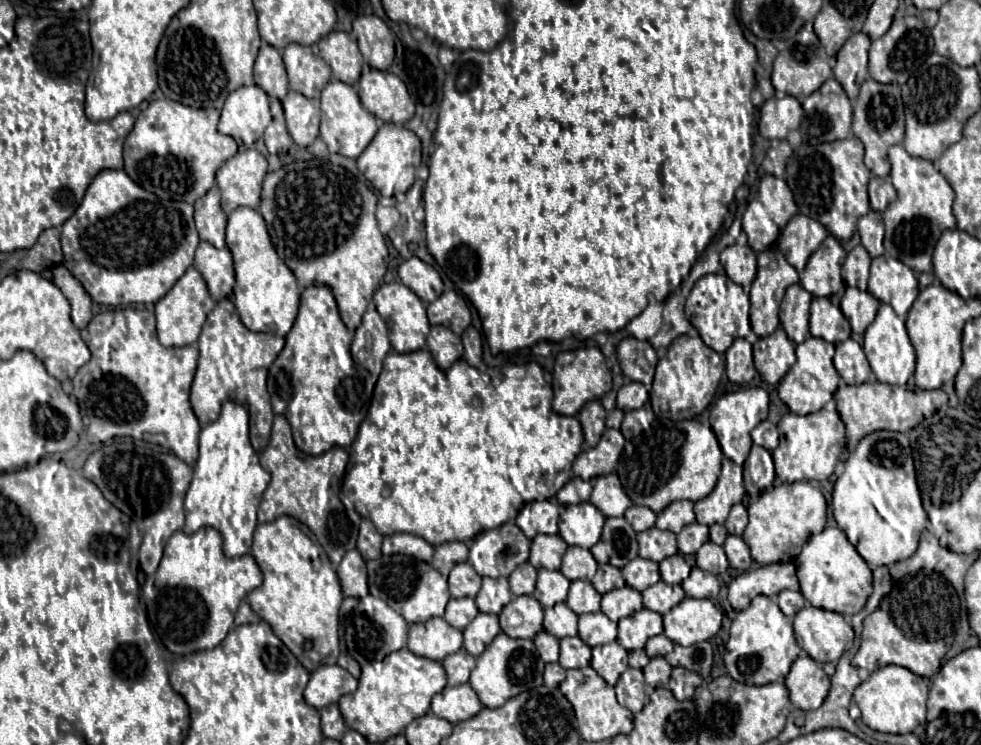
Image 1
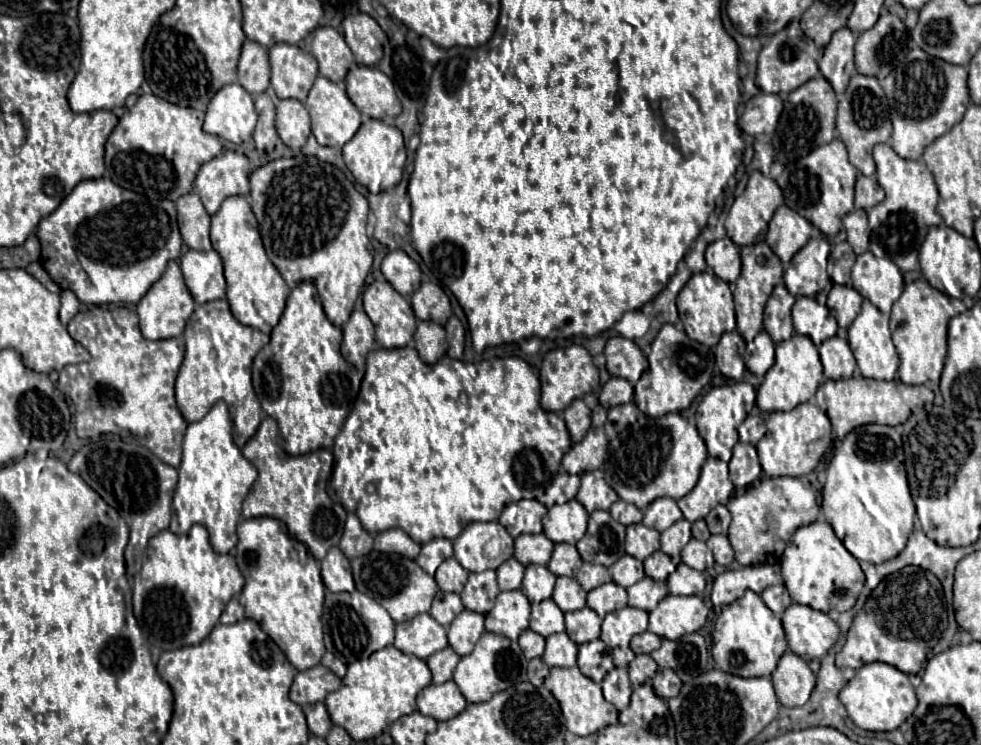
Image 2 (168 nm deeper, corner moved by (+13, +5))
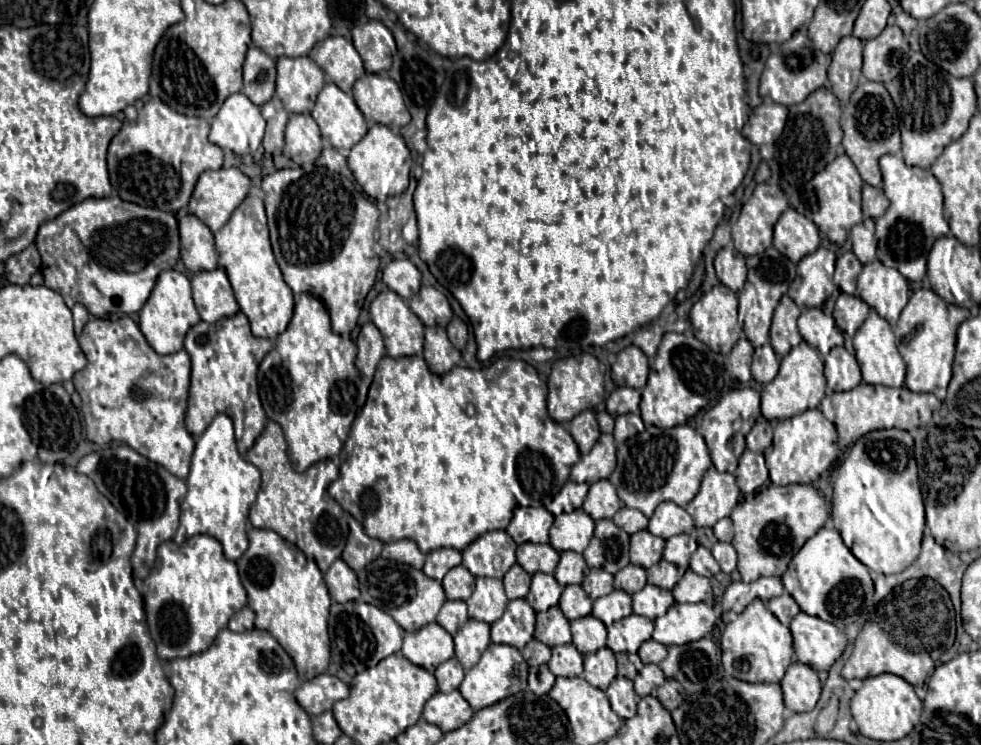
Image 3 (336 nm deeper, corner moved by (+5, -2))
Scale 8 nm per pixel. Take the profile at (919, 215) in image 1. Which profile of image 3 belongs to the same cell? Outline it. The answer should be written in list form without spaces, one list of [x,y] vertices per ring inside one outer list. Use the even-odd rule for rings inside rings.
[[[887,154],[879,160],[883,179],[883,192],[889,198],[887,212],[875,220],[875,234],[879,240],[877,258],[889,268],[899,270],[907,280],[919,282],[925,276],[927,254],[939,236],[949,232],[943,218],[943,194],[941,184],[931,170],[907,166],[899,154]]]

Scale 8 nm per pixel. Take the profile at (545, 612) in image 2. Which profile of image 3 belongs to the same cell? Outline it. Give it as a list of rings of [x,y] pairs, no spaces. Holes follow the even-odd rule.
[[[555,606],[547,612],[537,614],[537,626],[535,626],[535,638],[541,640],[547,646],[559,646],[571,642],[571,630],[569,620],[563,616],[563,612]]]

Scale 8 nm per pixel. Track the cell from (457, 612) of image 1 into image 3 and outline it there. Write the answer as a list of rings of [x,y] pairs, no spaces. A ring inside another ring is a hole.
[[[447,600],[437,616],[437,622],[449,632],[455,634],[465,622],[469,620],[467,616],[467,604],[461,600]]]

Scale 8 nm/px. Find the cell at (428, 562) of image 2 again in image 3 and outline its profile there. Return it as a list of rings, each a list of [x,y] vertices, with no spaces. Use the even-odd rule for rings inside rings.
[[[439,548],[439,550],[433,550],[427,554],[427,560],[425,560],[425,566],[423,566],[423,572],[435,580],[443,580],[443,576],[461,564],[461,552],[459,550],[453,550],[453,548]]]

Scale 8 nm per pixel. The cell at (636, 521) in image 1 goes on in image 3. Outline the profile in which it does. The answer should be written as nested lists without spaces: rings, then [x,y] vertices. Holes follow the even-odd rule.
[[[623,506],[623,508],[613,516],[613,522],[615,522],[619,528],[623,528],[627,534],[635,534],[635,532],[647,528],[647,518],[645,518],[645,514],[641,514],[639,510],[627,508],[627,506]]]

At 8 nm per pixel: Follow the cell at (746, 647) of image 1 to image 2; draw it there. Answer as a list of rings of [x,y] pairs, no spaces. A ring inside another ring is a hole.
[[[747,591],[735,603],[719,607],[713,605],[713,609],[717,618],[713,631],[713,649],[711,649],[715,665],[731,675],[767,677],[772,683],[771,675],[777,667],[777,661],[787,649],[781,619],[753,591]]]

